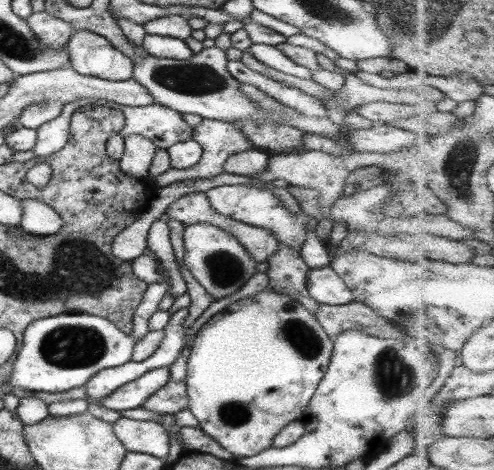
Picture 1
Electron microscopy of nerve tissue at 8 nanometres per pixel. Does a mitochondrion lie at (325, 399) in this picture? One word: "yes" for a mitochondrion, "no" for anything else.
no

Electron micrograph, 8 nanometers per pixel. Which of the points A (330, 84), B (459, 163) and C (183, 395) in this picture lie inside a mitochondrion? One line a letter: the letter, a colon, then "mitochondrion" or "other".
A: other
B: mitochondrion
C: other

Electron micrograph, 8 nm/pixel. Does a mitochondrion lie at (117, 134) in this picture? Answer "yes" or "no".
no

